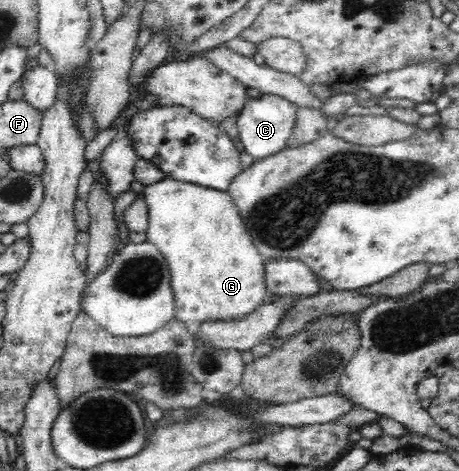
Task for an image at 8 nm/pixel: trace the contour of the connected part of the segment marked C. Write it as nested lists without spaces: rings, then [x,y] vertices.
[[[271,93],[261,94],[256,98],[248,98],[236,117],[239,139],[245,146],[246,153],[253,155],[257,160],[261,160],[283,150],[285,142],[295,127],[297,109],[296,104]]]

